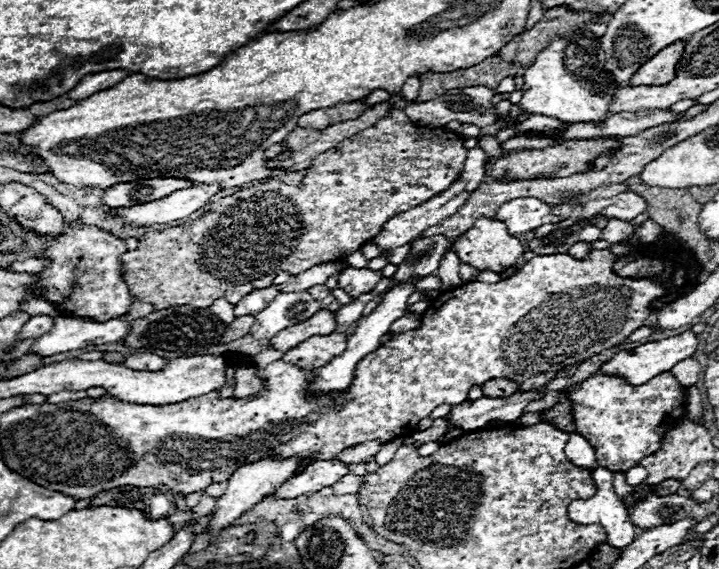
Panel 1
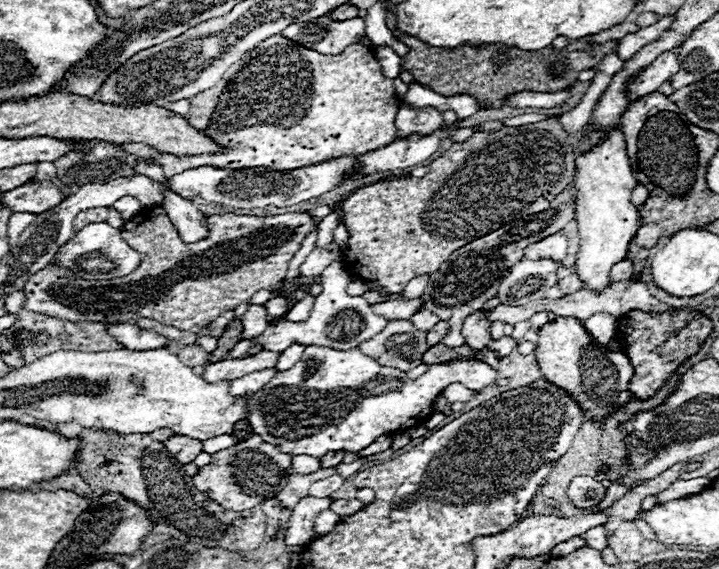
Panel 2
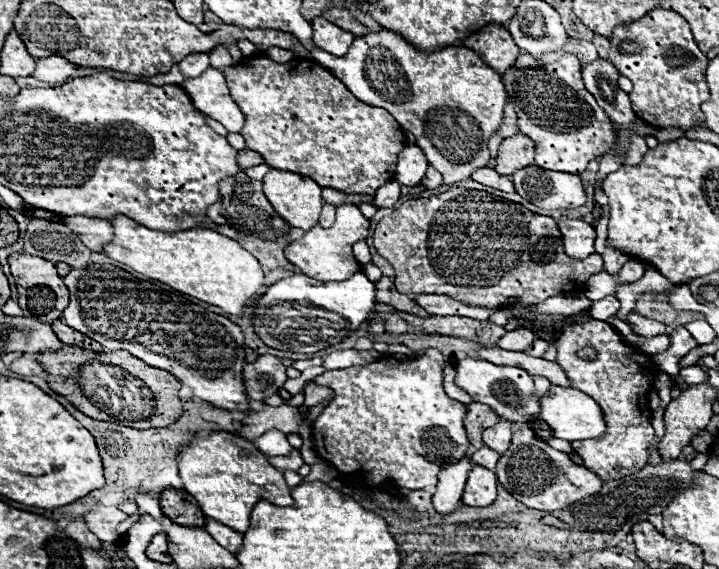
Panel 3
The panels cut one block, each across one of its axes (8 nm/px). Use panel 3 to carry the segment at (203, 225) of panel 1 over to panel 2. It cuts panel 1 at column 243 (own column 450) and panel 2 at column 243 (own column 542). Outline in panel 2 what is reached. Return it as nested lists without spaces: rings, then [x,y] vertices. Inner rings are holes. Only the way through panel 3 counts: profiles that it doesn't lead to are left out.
[[[161,206],[138,214],[126,226],[122,226],[122,238],[130,248],[142,256],[142,264],[124,278],[118,280],[84,280],[76,274],[56,278],[56,266],[48,266],[42,272],[36,272],[22,286],[24,308],[34,312],[46,312],[70,322],[128,322],[140,318],[152,318],[166,326],[176,326],[198,334],[210,322],[214,322],[220,312],[234,310],[238,302],[246,302],[254,296],[256,290],[272,290],[278,282],[286,278],[288,262],[300,248],[302,240],[312,232],[314,220],[308,214],[280,214],[280,216],[236,216],[236,214],[216,214],[210,216],[210,236],[198,244],[186,244],[180,240],[176,228],[166,216]]]

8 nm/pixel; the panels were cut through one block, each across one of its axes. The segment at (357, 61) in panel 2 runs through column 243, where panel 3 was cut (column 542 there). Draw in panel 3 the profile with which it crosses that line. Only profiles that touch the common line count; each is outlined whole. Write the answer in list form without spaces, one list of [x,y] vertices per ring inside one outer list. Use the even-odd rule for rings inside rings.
[[[522,54],[514,68],[502,76],[502,80],[506,84],[508,96],[514,102],[520,132],[530,136],[536,144],[536,166],[554,172],[582,174],[590,160],[606,154],[614,144],[616,132],[612,122],[596,104],[594,96],[584,88],[582,64],[574,54],[564,54],[546,66],[542,66],[542,60]]]

